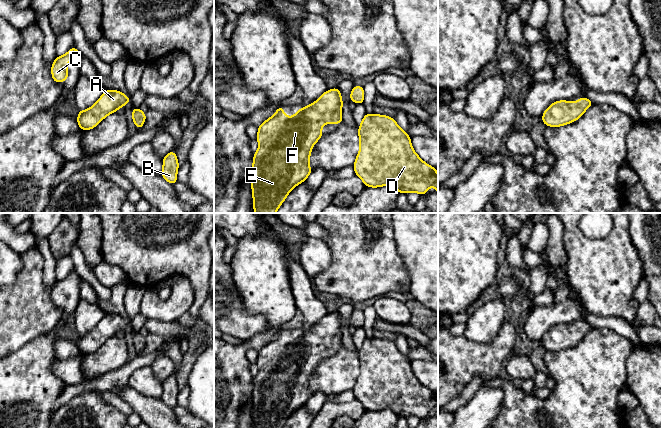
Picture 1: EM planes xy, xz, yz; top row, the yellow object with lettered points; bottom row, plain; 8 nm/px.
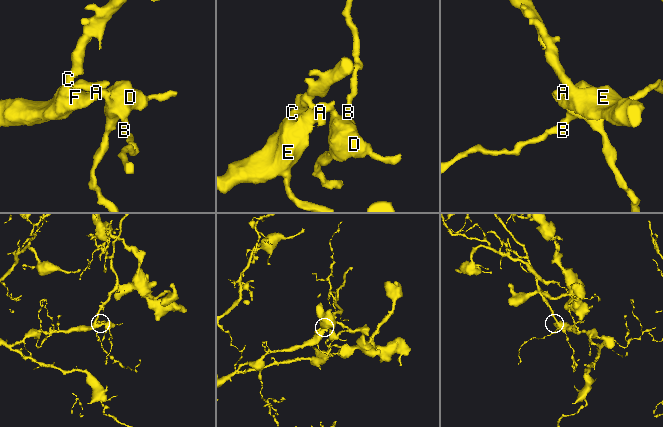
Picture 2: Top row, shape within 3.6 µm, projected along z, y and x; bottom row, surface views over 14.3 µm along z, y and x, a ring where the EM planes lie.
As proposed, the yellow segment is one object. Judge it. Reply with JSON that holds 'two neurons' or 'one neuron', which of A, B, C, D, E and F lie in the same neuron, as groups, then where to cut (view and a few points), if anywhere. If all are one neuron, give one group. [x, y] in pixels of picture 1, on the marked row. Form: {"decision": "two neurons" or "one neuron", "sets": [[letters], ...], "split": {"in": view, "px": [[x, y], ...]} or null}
{"decision": "one neuron", "sets": [["A", "B", "C", "D", "E", "F"]], "split": null}

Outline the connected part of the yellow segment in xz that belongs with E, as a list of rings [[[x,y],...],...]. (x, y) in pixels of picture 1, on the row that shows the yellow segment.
[[[333,88],[323,93],[311,105],[297,110],[293,117],[285,116],[284,106],[279,106],[272,117],[259,125],[256,137],[259,148],[254,153],[251,169],[255,213],[276,213],[289,192],[305,182],[312,172],[309,165],[311,148],[323,136],[322,125],[331,123],[340,125],[343,122],[342,105],[340,89]]]

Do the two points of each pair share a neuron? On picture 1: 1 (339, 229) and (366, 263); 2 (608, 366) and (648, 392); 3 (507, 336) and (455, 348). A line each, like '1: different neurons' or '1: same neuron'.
1: same neuron
2: different neurons
3: same neuron

